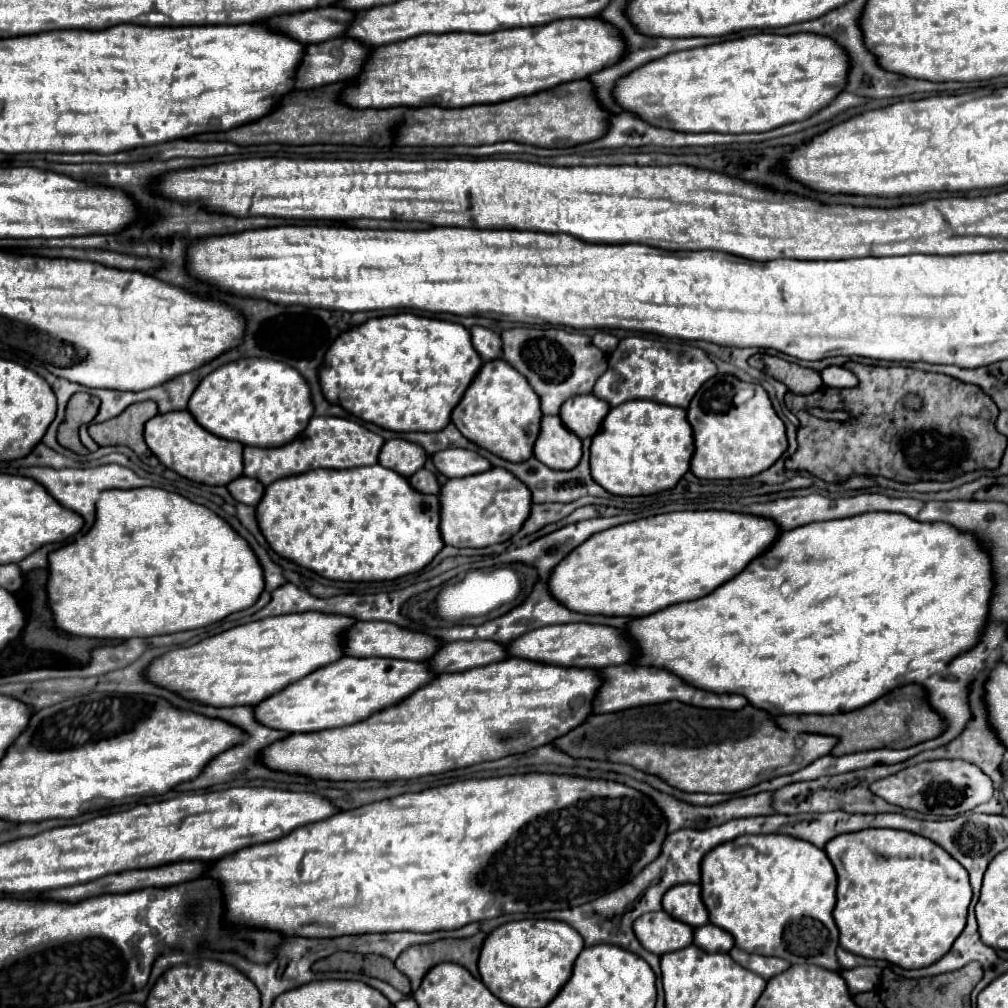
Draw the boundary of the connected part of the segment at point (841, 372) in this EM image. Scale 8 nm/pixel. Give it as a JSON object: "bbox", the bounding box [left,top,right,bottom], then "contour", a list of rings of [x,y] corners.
{"bbox":[822,367,858,389],"contour":[[[826,367],[822,371],[822,381],[824,381],[824,385],[836,387],[836,389],[856,387],[856,383],[858,383],[858,379],[844,367]]]}

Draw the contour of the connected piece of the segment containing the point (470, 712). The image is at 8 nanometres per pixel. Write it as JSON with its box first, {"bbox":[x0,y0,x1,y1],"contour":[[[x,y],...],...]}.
{"bbox":[264,657,600,783],"contour":[[[514,657],[484,665],[480,669],[470,669],[470,671],[450,673],[450,675],[444,673],[444,675],[438,675],[432,683],[428,683],[428,687],[420,687],[420,691],[416,691],[416,695],[412,695],[412,699],[404,699],[404,703],[400,703],[400,707],[387,707],[382,711],[376,711],[368,719],[354,723],[352,727],[318,731],[312,735],[296,733],[296,735],[288,735],[288,739],[280,739],[280,743],[272,743],[272,747],[268,747],[268,751],[264,751],[264,767],[272,769],[272,771],[304,775],[310,779],[328,779],[328,781],[370,781],[370,779],[374,779],[374,781],[386,783],[386,781],[396,781],[396,779],[416,779],[416,777],[424,777],[424,775],[438,775],[444,771],[470,767],[470,765],[476,765],[482,761],[494,761],[494,759],[502,759],[508,755],[526,753],[540,745],[552,743],[556,737],[566,735],[572,727],[578,727],[588,715],[592,715],[592,699],[594,699],[598,687],[600,687],[600,677],[596,677],[594,669],[566,669],[566,667],[544,665],[544,663],[536,663],[536,661],[528,661],[528,659],[514,659]]]}

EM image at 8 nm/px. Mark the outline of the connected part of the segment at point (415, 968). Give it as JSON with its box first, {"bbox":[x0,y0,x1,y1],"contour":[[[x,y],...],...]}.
{"bbox":[396,933,484,991],"contour":[[[476,933],[466,939],[440,939],[426,945],[412,945],[400,953],[400,957],[396,959],[396,967],[410,979],[412,991],[416,991],[428,969],[444,961],[456,961],[474,977],[480,977],[476,963],[484,937],[484,933]]]}

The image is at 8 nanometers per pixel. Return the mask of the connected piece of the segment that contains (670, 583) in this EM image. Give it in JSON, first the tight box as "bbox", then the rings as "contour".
{"bbox":[548,511,778,617],"contour":[[[680,511],[664,513],[632,523],[622,523],[592,535],[584,545],[576,547],[568,559],[562,559],[548,579],[548,589],[564,607],[592,615],[624,615],[640,617],[660,611],[668,605],[692,601],[708,595],[734,575],[738,575],[756,555],[774,543],[778,527],[760,517],[728,513],[728,511]]]}

